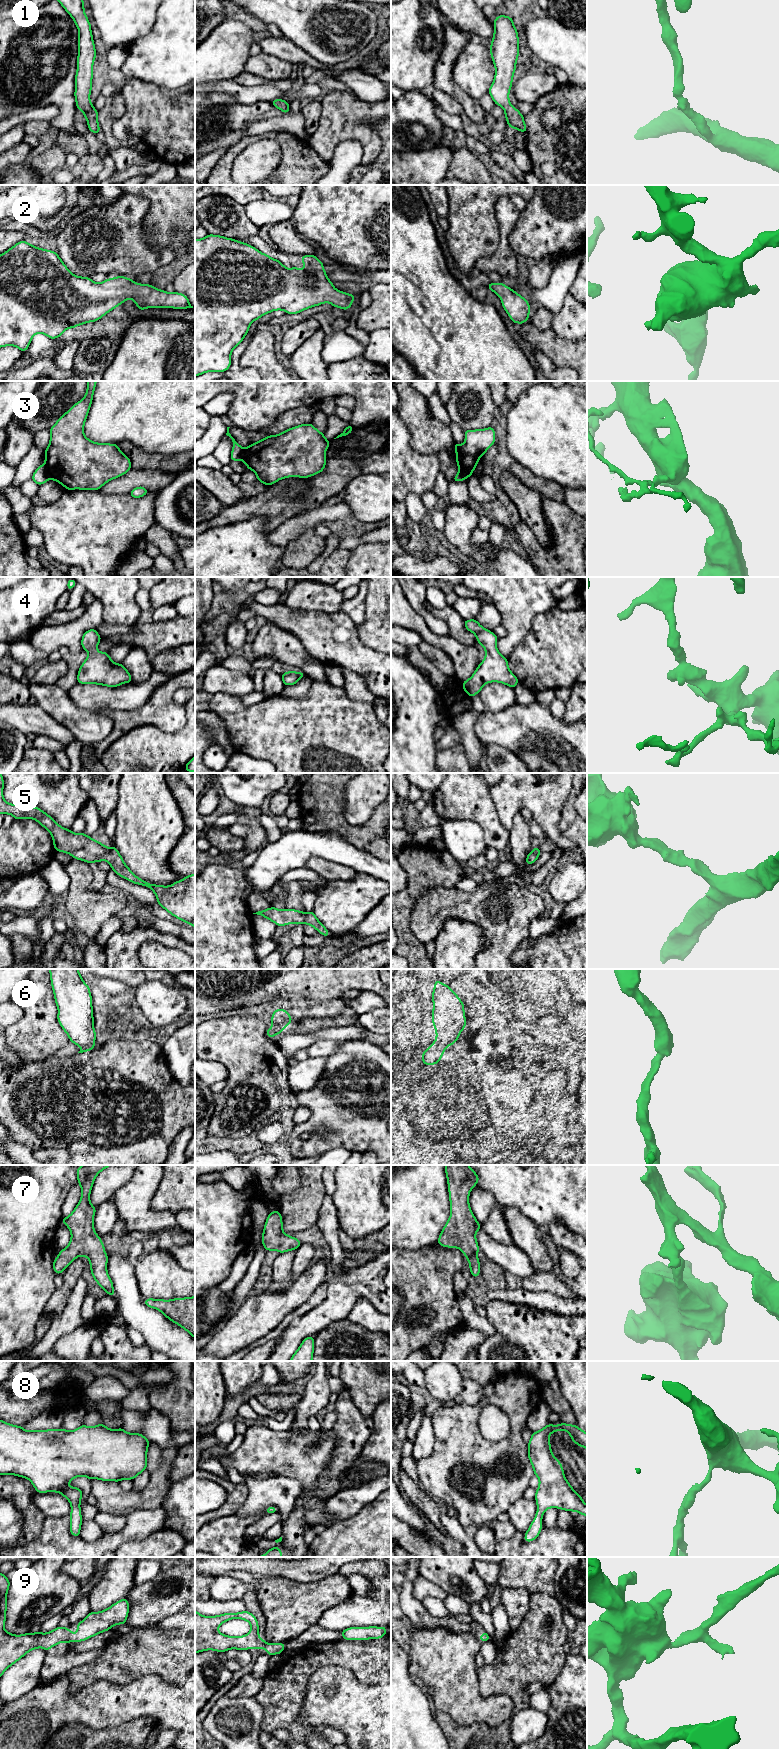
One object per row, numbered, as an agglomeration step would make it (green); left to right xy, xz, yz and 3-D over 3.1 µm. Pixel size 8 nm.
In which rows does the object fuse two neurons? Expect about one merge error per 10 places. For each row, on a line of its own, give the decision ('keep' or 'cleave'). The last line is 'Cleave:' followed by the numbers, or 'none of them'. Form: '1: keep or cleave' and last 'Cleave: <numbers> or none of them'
1: keep
2: keep
3: cleave
4: keep
5: keep
6: keep
7: keep
8: keep
9: keep
Cleave: 3

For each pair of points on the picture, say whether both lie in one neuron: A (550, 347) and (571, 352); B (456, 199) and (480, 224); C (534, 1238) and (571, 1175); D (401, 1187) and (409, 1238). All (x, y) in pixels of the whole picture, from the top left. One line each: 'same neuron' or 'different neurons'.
A: same neuron
B: same neuron
C: different neurons
D: same neuron

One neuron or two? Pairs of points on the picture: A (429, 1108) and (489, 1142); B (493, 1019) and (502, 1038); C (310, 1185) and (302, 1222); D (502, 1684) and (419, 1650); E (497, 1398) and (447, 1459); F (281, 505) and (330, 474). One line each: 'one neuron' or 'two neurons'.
A: one neuron
B: one neuron
C: one neuron
D: two neurons
E: one neuron
F: one neuron

